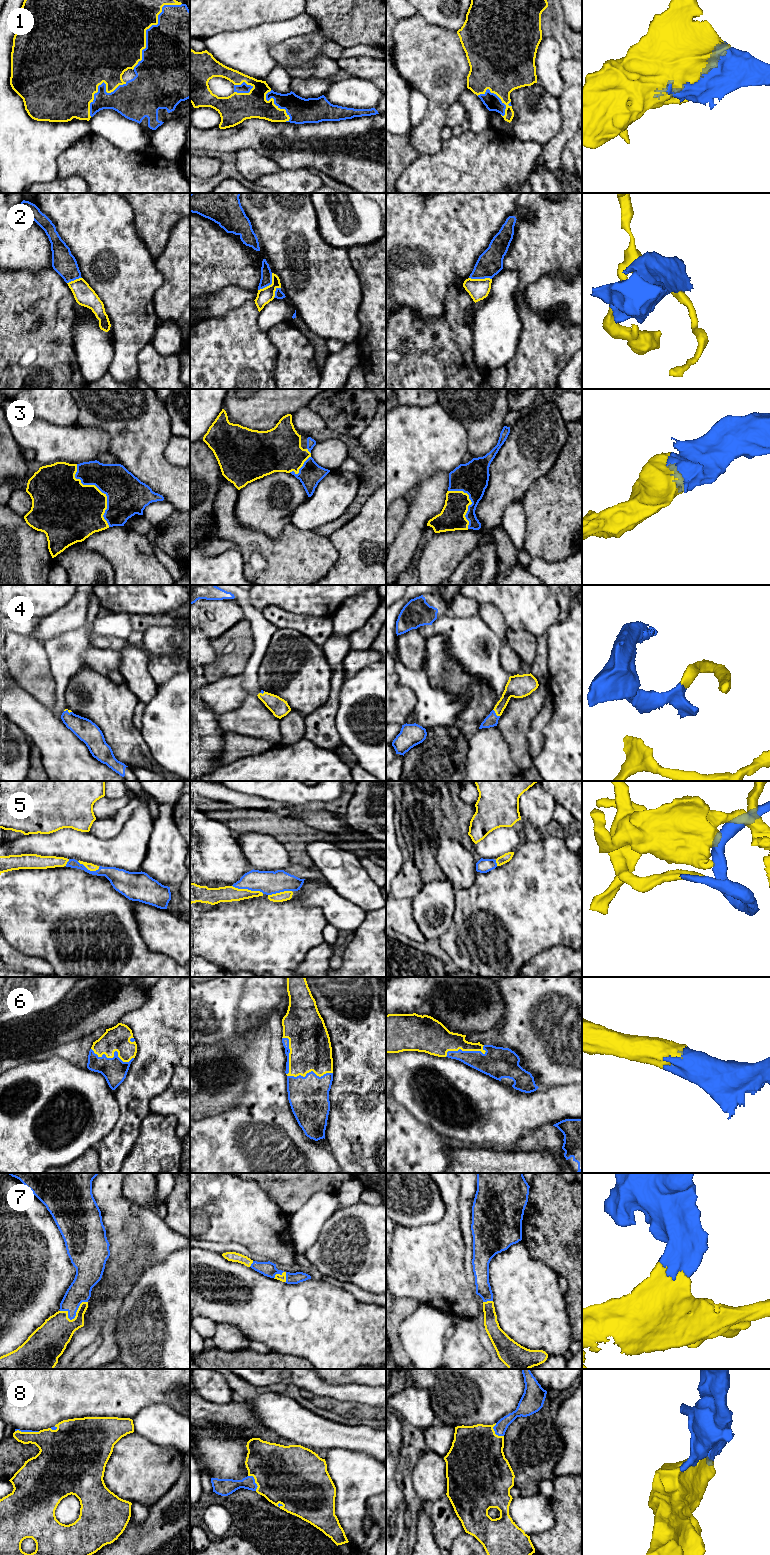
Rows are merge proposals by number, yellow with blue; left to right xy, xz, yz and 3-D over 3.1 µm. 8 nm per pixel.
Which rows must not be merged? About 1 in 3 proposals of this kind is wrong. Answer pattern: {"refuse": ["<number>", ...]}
{"refuse": ["2"]}

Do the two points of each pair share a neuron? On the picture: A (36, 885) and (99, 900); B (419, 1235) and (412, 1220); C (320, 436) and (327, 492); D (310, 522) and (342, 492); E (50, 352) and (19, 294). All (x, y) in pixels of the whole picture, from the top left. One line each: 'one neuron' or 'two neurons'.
A: one neuron
B: two neurons
C: two neurons
D: one neuron
E: one neuron

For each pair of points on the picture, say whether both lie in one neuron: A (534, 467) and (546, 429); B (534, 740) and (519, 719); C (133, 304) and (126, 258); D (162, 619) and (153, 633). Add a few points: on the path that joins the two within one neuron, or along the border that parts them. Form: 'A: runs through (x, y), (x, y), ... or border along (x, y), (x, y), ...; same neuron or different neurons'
A: runs through (534, 458), (534, 442), (537, 438); same neuron
B: border along (540, 710), (532, 720), (527, 734), (528, 754); different neurons
C: runs through (127, 293), (126, 269); same neuron
D: border along (169, 624), (151, 625), (144, 632); different neurons

